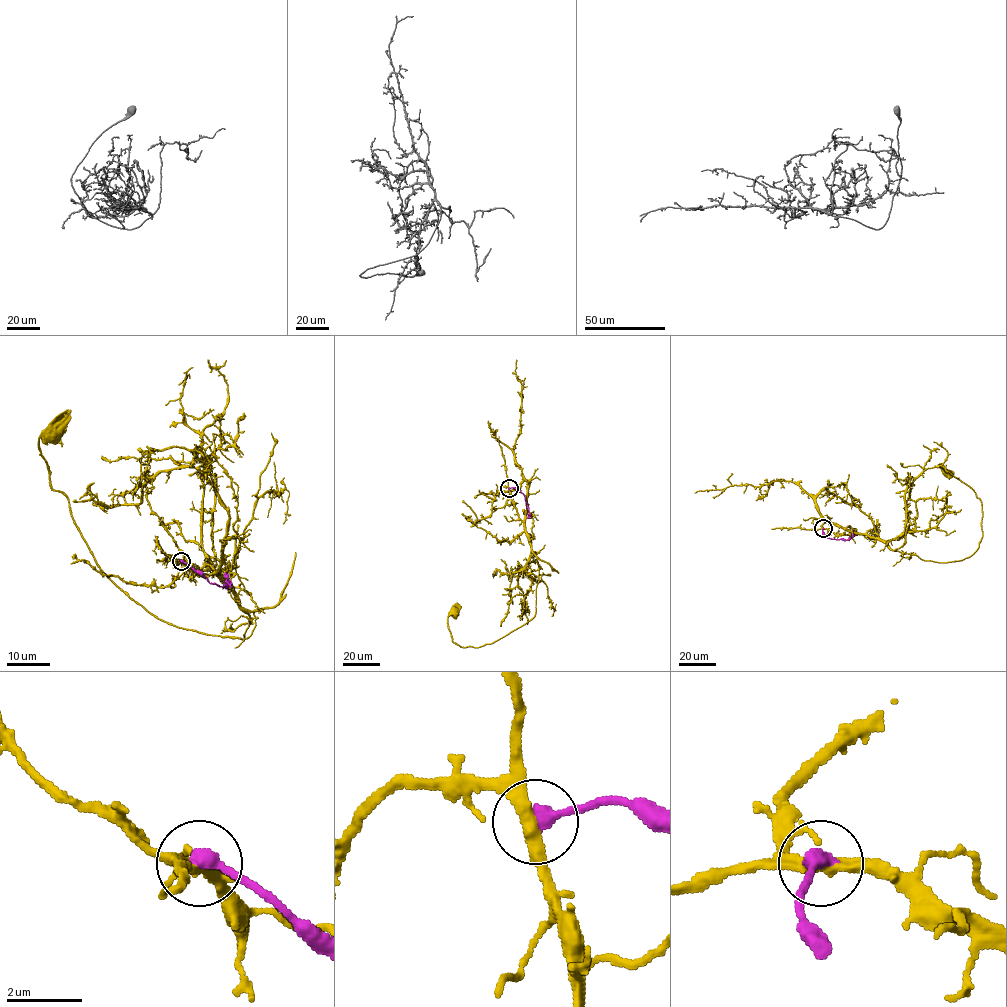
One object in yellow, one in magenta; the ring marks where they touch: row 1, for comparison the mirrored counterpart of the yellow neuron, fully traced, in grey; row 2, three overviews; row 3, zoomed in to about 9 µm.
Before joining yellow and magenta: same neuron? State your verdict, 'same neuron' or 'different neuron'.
different neuron

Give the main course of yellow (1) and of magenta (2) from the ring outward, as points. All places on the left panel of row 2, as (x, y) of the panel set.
1: (181, 561), (232, 591), (250, 618), (243, 639), (168, 624), (103, 571), (52, 488), (39, 441), (53, 433)
2: (181, 561), (188, 564), (210, 582), (227, 587), (229, 583), (225, 572)

